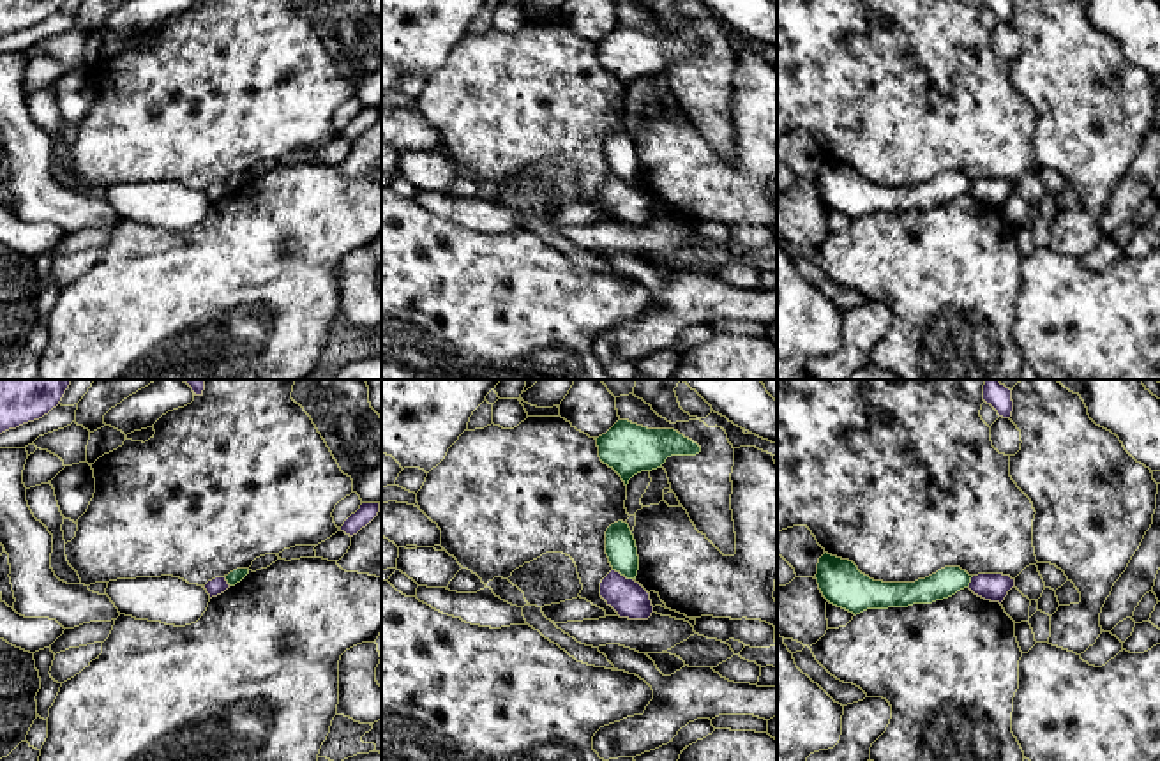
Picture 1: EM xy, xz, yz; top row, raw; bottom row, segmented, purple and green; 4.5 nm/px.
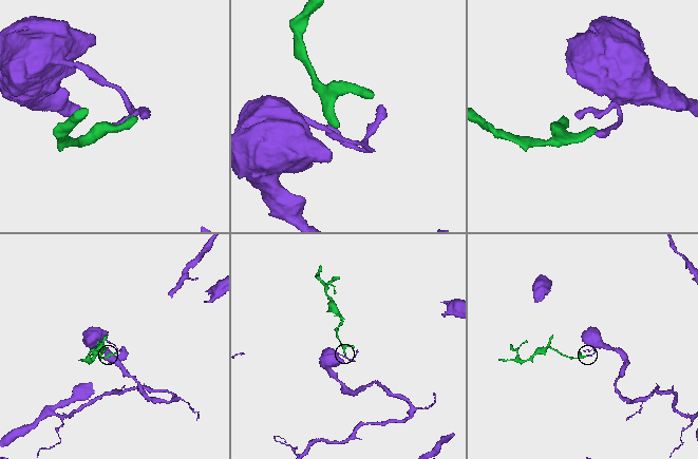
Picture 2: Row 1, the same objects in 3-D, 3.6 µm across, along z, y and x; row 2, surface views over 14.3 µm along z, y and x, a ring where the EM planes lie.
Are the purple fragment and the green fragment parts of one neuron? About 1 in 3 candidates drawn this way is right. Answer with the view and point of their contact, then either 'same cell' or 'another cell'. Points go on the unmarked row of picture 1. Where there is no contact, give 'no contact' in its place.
xz (624, 180) | another cell

